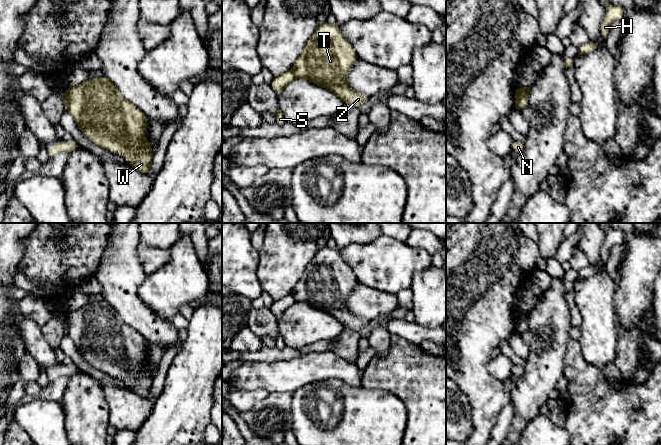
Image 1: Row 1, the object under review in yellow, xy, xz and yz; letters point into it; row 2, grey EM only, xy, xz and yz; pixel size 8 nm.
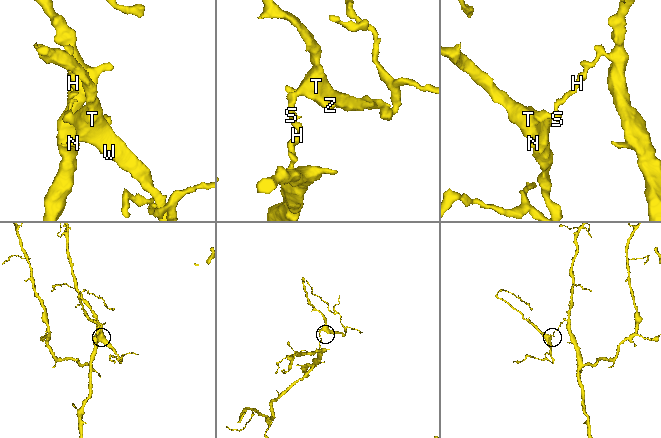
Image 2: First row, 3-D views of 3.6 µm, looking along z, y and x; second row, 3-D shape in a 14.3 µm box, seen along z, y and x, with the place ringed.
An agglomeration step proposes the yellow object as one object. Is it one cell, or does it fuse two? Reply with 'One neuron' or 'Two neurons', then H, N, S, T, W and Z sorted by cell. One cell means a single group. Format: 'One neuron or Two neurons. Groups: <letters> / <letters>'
Two neurons. Groups: H S / N T W Z

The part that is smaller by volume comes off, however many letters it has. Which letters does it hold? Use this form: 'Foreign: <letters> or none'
Foreign: N, T, W, Z

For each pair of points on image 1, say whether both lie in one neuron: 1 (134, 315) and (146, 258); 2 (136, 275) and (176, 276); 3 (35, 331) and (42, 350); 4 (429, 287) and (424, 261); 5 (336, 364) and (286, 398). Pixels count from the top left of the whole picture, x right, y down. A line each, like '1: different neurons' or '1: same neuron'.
1: different neurons
2: different neurons
3: same neuron
4: different neurons
5: different neurons

